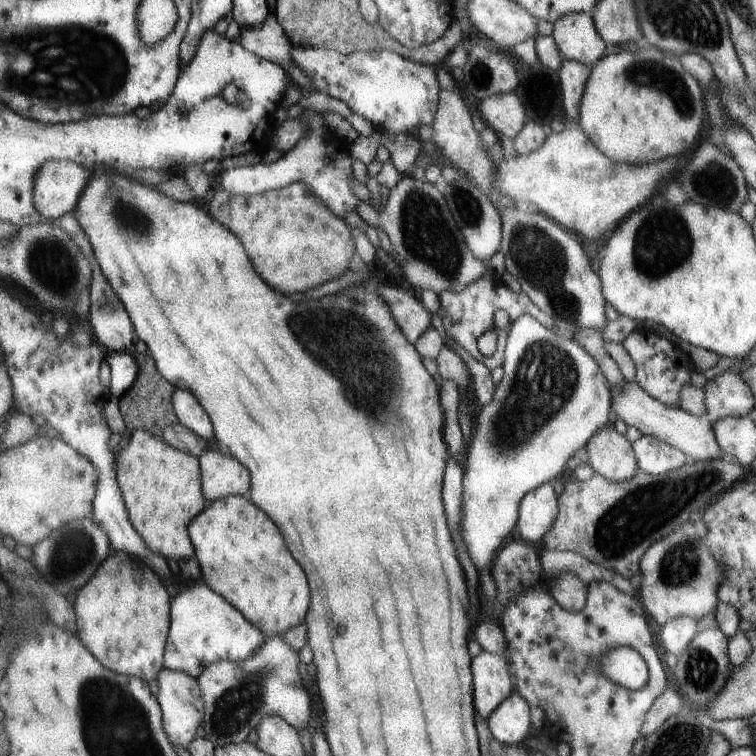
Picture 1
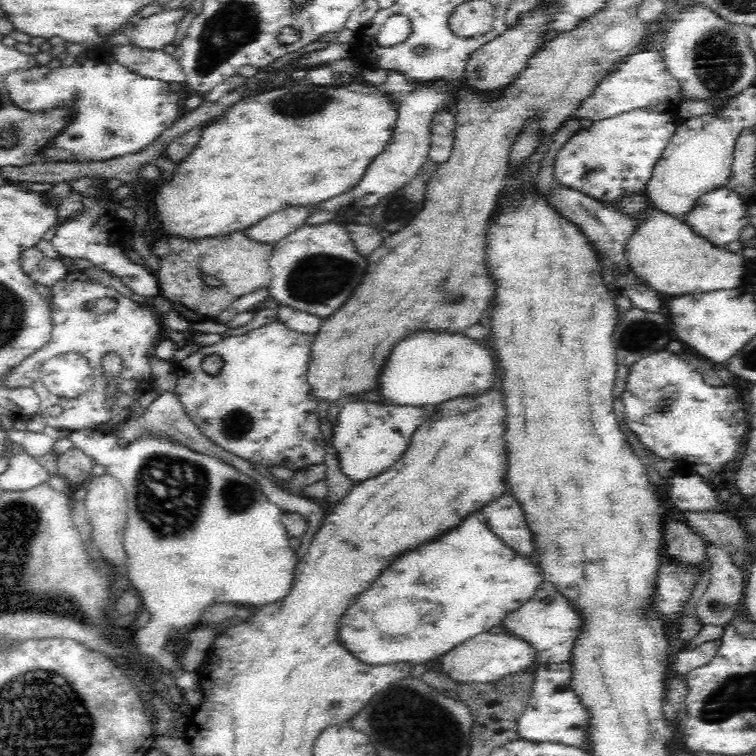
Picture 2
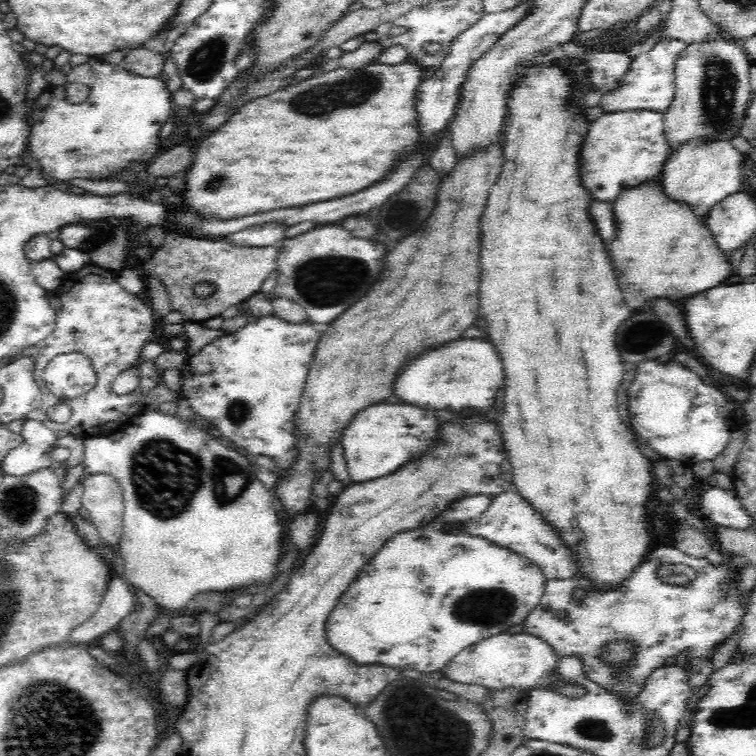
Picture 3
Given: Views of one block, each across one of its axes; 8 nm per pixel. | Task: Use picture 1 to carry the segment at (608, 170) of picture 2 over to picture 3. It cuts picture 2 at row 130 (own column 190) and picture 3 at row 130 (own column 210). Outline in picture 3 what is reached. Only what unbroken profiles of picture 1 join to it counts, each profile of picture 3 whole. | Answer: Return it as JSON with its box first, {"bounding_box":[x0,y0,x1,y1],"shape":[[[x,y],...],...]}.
{"bounding_box":[577,110,671,203],"shape":[[[625,110],[603,113],[589,124],[579,146],[577,175],[581,185],[594,201],[613,203],[624,190],[648,184],[661,174],[663,162],[671,152],[670,141],[664,135],[665,113],[654,110]]]}

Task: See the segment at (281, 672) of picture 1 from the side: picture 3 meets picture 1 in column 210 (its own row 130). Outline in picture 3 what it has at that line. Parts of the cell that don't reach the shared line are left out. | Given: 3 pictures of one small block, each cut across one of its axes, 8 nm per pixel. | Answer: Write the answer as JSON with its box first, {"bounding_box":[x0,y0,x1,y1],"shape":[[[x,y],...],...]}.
{"bounding_box":[664,32,750,150],"shape":[[[725,32],[716,38],[709,38],[704,42],[690,42],[677,56],[675,74],[674,100],[665,110],[664,135],[670,141],[670,148],[674,150],[680,143],[694,137],[710,137],[719,139],[730,139],[739,136],[745,110],[750,102],[750,61],[742,41],[728,36]]]}

